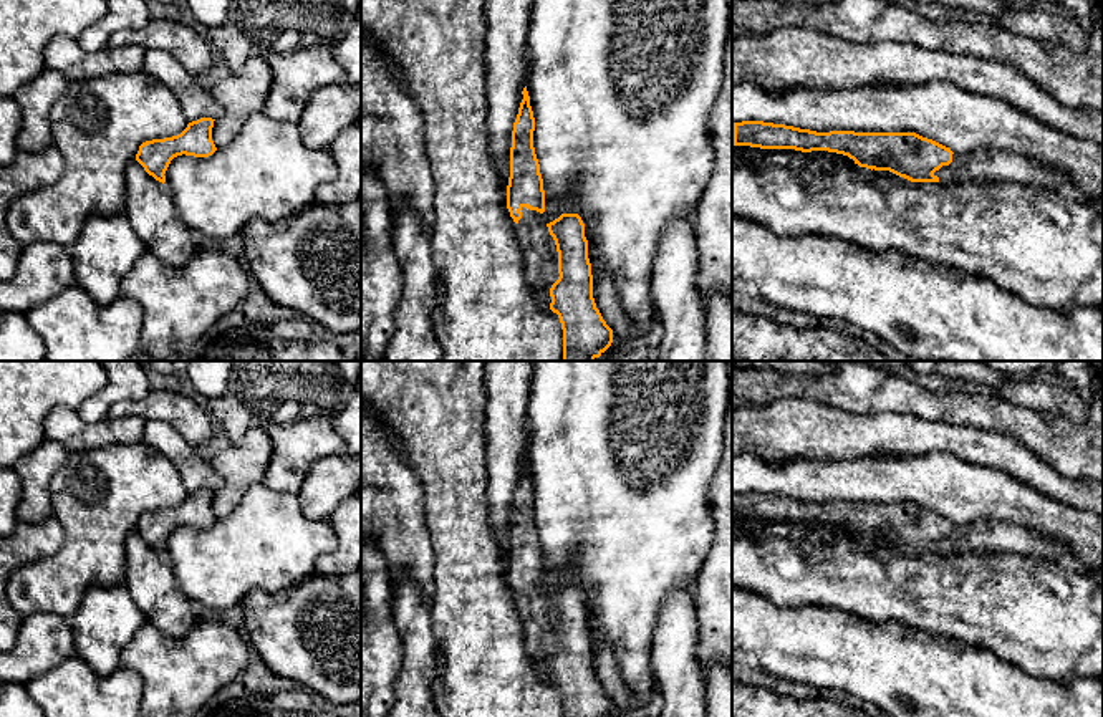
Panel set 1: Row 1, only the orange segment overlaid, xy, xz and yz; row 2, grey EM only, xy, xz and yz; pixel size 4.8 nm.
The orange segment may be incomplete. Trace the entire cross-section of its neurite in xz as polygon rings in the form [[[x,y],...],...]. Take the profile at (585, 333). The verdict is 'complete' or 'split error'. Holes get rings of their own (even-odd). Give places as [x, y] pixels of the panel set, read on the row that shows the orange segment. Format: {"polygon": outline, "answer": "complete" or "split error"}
{"polygon": [[[527,86],[512,131],[507,209],[517,224],[528,285],[558,315],[563,361],[595,361],[613,343],[613,330],[593,298],[585,224],[578,214],[543,222],[545,190],[533,147],[535,118]]], "answer": "split error"}

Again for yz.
{"polygon": [[[763,121],[732,123],[732,144],[750,146],[760,149],[795,149],[802,152],[828,151],[848,156],[860,167],[874,171],[889,171],[911,182],[992,182],[1009,180],[1024,185],[1035,185],[1057,190],[1063,195],[1075,195],[1075,189],[1063,171],[1030,161],[1024,156],[1002,151],[975,151],[969,154],[956,154],[949,147],[922,137],[916,132],[855,132],[855,131],[830,131],[816,132],[785,124]]], "answer": "split error"}

